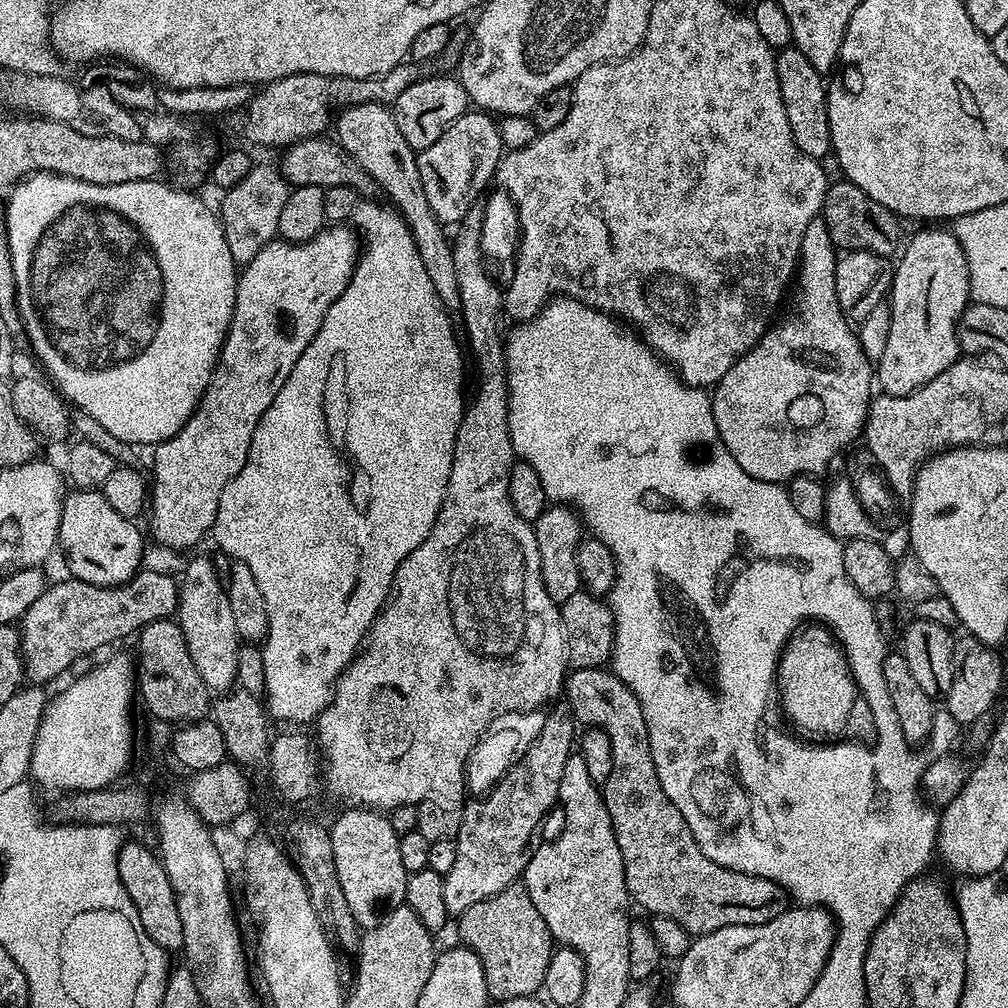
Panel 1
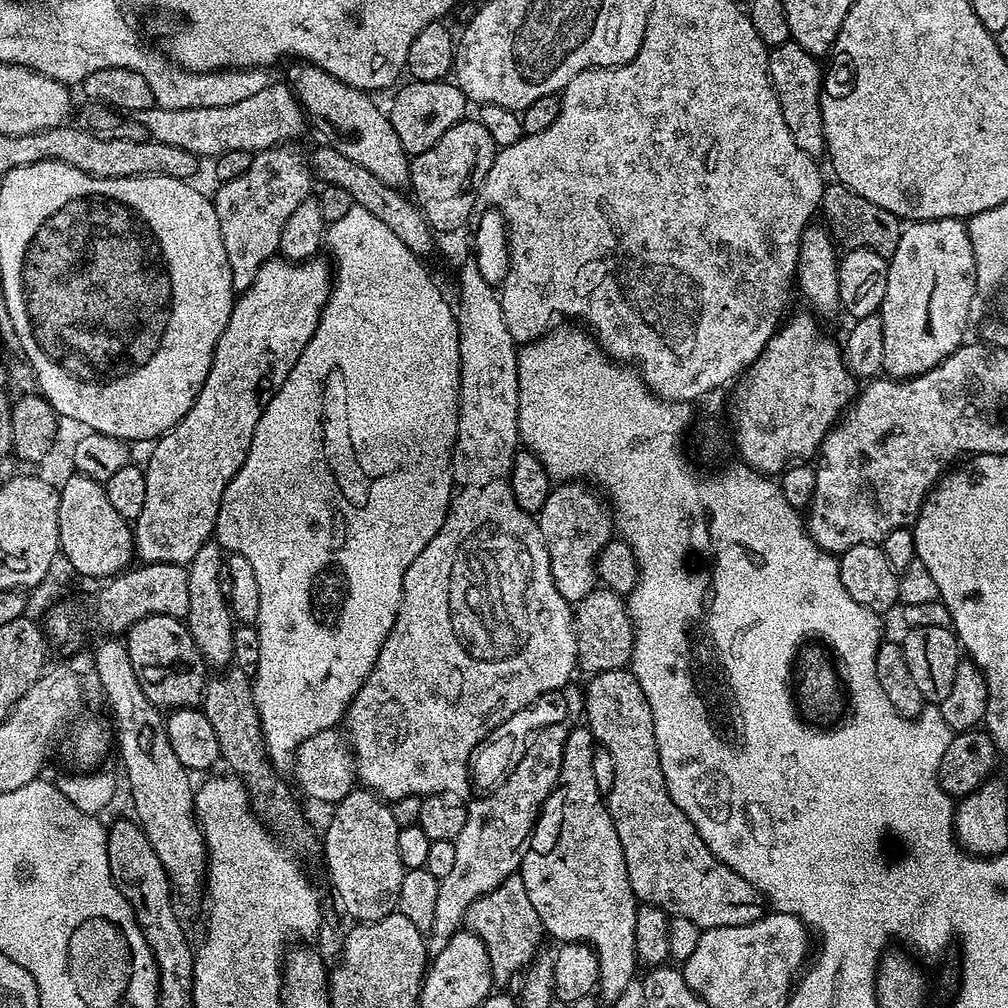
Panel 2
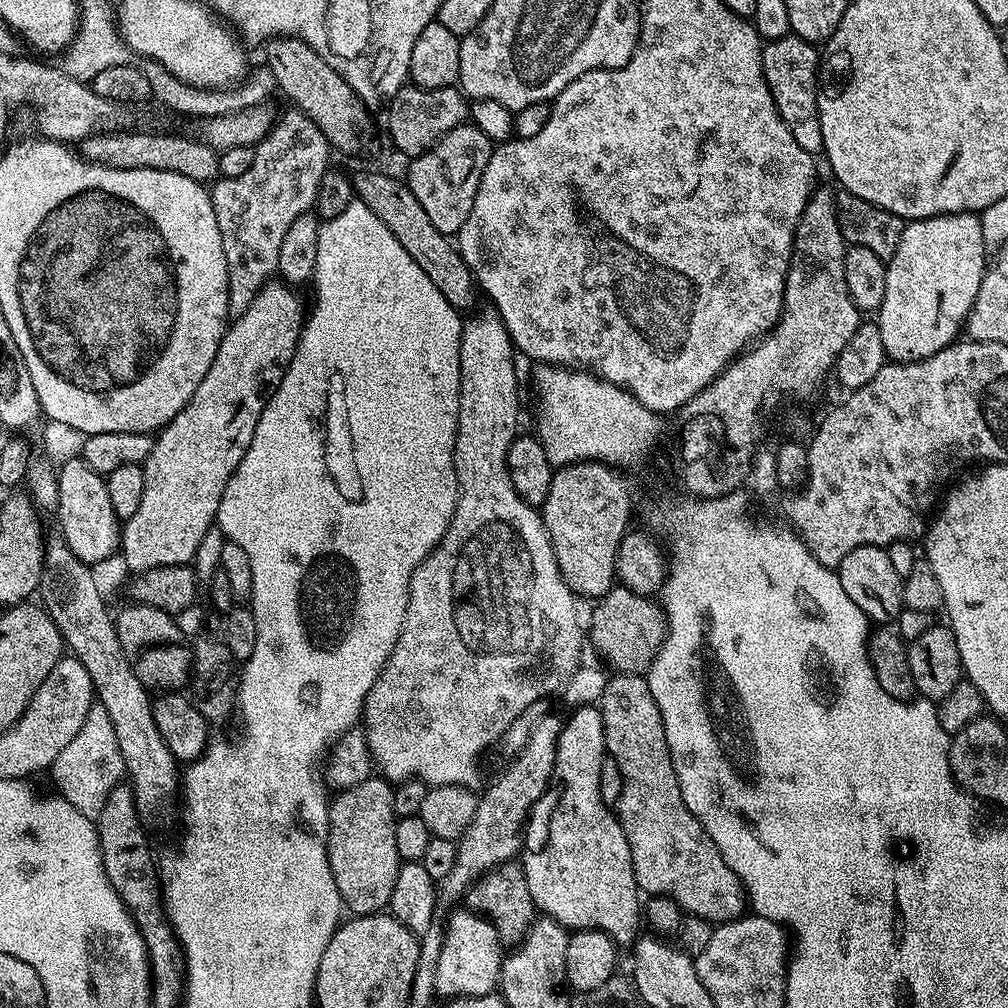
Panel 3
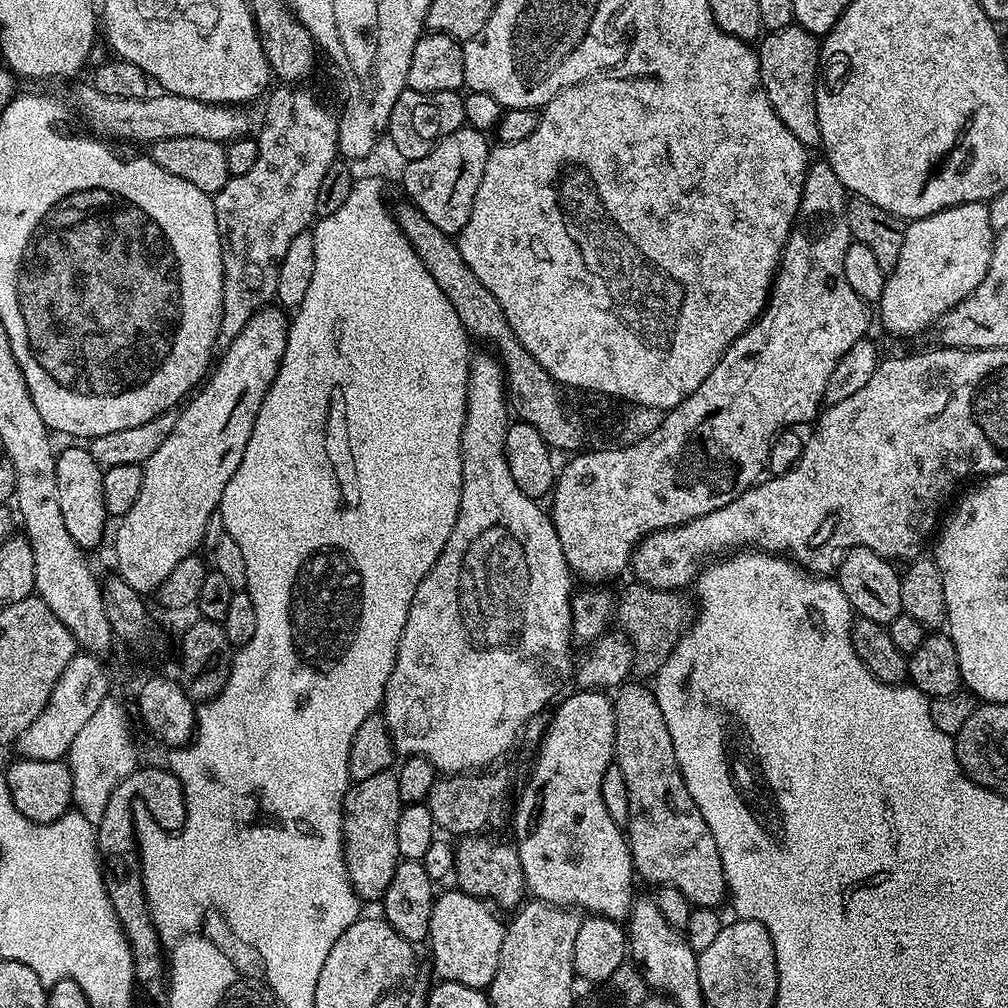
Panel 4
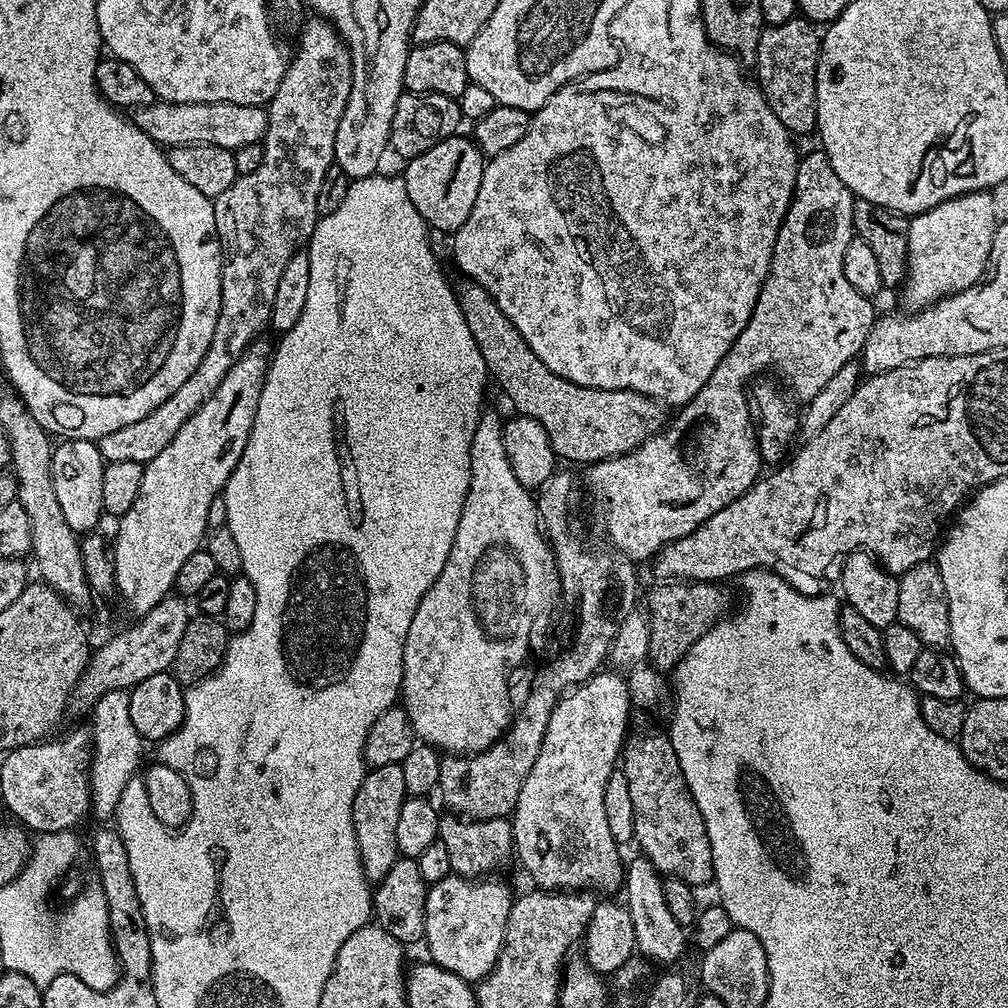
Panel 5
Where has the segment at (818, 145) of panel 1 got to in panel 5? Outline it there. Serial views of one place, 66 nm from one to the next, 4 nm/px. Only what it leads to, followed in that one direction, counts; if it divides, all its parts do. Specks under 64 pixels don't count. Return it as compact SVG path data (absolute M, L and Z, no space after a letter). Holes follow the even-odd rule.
M803 18L781 24L769 24L762 29L758 38L754 79L760 85L770 110L778 117L778 122L782 122L782 126L786 126L786 130L796 138L813 135L816 132L816 71L818 70L821 39L817 25Z

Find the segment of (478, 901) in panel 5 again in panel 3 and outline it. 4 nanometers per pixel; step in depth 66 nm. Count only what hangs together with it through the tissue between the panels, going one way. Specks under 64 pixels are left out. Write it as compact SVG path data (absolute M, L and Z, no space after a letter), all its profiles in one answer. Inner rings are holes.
M456 910L444 926L442 955L438 957L436 994L440 998L485 996L497 991L502 963L502 943L491 920L475 911Z

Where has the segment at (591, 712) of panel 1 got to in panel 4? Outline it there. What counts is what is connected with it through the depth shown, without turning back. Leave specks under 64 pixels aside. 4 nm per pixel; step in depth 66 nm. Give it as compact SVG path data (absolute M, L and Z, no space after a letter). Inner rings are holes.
M625 683L614 696L614 718L616 719L616 751L614 753L614 763L622 770L622 778L626 778L626 794L630 798L630 814L626 825L626 839L628 848L632 851L632 866L637 877L649 880L652 886L674 886L674 890L682 890L686 898L693 906L698 908L721 907L720 903L725 903L728 896L728 883L722 870L722 858L718 854L718 846L714 842L714 834L710 834L710 826L706 826L706 818L702 818L702 810L690 798L690 790L686 790L686 782L682 778L682 770L678 766L678 758L674 758L674 742L670 742L670 730L666 730L666 718L662 718L662 710L656 701L655 691L651 687L643 688L640 684Z

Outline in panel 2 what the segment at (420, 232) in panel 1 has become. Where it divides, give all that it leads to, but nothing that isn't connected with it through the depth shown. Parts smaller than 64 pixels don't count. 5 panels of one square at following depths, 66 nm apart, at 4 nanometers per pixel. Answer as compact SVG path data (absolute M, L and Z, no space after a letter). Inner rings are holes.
M292 62L288 68L286 83L300 101L307 119L325 136L331 147L337 148L350 162L370 170L374 178L386 182L391 188L407 189L410 184L410 157L408 151L398 142L394 126L388 121L387 111L375 104L369 93L352 88L346 82L326 74L318 66L307 62Z

